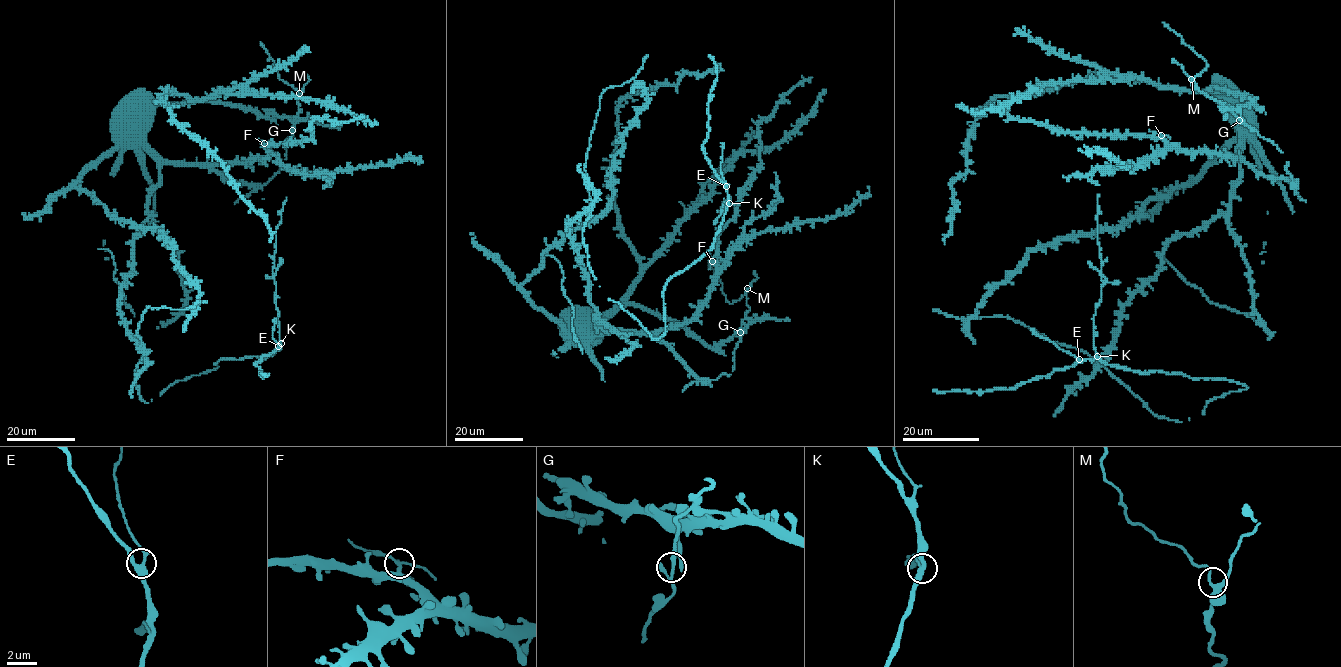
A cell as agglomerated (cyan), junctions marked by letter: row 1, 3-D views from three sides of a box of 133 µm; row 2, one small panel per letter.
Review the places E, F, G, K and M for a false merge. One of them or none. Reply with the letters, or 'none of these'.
F

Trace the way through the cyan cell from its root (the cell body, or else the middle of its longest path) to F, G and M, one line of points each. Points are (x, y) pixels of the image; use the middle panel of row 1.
F: (586, 319), (590, 319), (592, 332), (661, 331), (682, 326), (706, 298), (716, 274), (717, 262), (711, 261)
G: (586, 319), (611, 317), (626, 306), (645, 307), (678, 320), (714, 348), (740, 332)
M: (586, 319), (611, 317), (626, 306), (645, 307), (678, 320), (715, 348), (730, 339), (748, 322), (747, 288)

